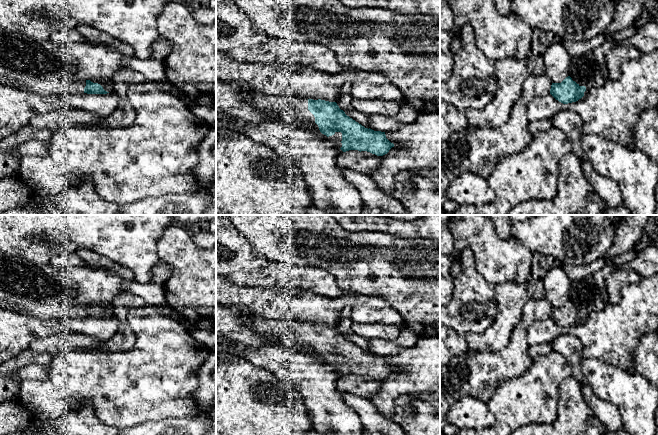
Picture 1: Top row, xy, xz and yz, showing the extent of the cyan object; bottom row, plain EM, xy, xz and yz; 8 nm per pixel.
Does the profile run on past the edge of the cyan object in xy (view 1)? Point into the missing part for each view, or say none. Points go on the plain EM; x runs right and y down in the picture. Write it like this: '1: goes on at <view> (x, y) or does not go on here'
1: goes on at xy (26, 288)

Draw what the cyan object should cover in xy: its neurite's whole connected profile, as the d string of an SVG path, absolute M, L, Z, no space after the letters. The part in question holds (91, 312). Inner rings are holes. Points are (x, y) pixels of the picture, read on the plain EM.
M0 252L0 309L44 319L107 318L103 311L76 301L77 287L65 275L53 280L53 264L36 265L17 256Z

